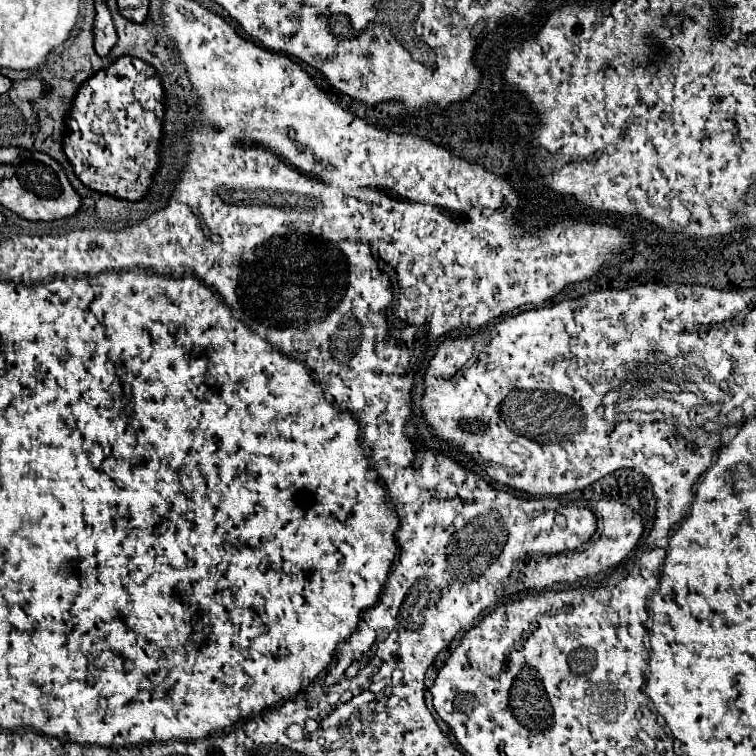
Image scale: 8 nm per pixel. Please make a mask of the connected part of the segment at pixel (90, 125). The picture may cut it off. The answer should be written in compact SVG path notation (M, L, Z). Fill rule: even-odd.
M119 57L107 69L101 69L89 77L79 93L73 97L73 107L67 121L67 139L63 139L63 151L73 165L77 179L99 193L107 193L119 199L139 201L151 185L151 177L157 171L159 161L159 137L163 123L165 93L155 69L137 57Z

